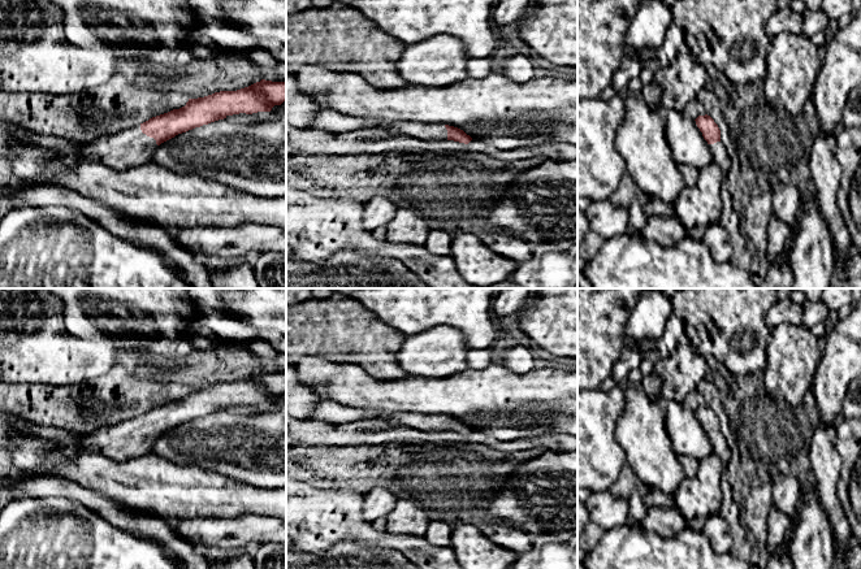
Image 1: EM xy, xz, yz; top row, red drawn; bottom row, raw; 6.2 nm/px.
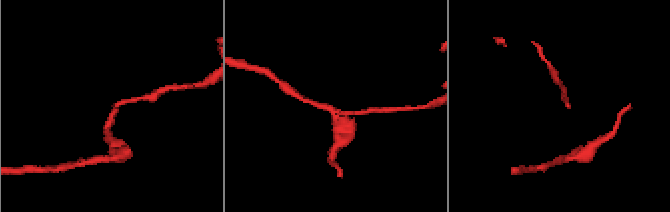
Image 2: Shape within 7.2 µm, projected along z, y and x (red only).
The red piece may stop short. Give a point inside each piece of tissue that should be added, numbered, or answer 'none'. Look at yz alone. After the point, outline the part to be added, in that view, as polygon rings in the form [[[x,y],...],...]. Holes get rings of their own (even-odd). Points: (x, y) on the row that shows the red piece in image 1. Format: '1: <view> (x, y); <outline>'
1: yz (717, 150); [[[717,142],[714,144],[709,144],[709,148],[713,155],[713,162],[721,168],[723,173],[723,181],[726,181],[730,174],[731,161],[726,157],[723,144],[721,142]]]

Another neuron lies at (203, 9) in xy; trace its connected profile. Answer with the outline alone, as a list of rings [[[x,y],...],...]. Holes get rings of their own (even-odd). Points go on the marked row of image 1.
[[[186,0],[199,19],[221,17],[220,0]]]

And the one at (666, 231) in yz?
[[[675,214],[670,217],[650,217],[641,231],[628,230],[627,233],[644,240],[653,240],[662,247],[671,247],[688,235],[685,227]]]

